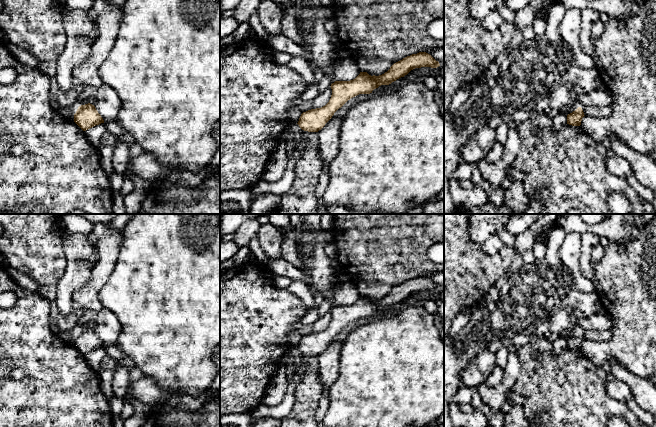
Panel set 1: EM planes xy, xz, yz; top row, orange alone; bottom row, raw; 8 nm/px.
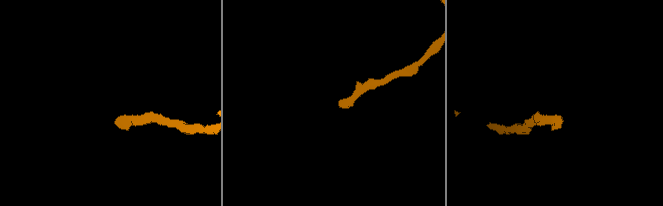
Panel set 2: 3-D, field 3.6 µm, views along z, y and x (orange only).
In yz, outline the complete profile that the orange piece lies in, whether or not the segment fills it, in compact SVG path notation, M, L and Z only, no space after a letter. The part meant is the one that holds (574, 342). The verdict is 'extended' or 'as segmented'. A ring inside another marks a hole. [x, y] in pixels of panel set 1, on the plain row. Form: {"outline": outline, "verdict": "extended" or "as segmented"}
{"outline": "M613 328L608 330L586 330L578 331L575 335L567 339L567 348L580 350L584 340L607 341L613 337Z", "verdict": "extended"}

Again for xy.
{"outline": "M88 327L78 331L74 338L74 346L83 355L86 355L96 349L104 347L104 344L96 334L95 330Z", "verdict": "as segmented"}

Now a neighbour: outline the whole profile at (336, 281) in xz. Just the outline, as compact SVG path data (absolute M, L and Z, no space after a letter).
M335 259L332 261L332 269L334 273L333 289L335 289L340 284L340 280L339 280L340 273L338 270L338 262Z

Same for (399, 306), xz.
M405 300L397 303L389 309L381 309L379 312L390 312L391 314L397 313L401 311L406 306Z

